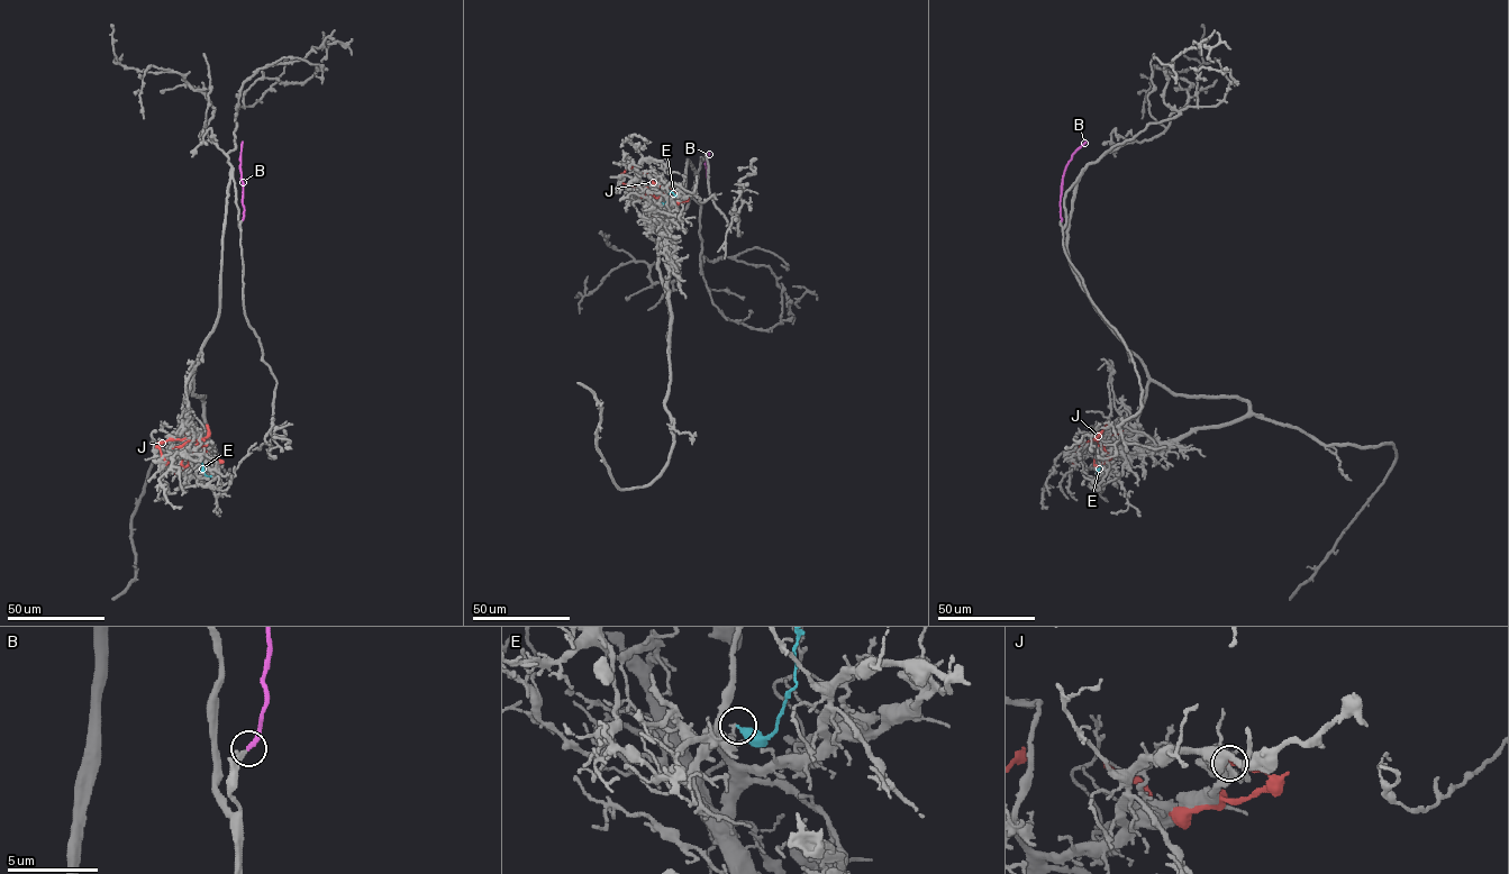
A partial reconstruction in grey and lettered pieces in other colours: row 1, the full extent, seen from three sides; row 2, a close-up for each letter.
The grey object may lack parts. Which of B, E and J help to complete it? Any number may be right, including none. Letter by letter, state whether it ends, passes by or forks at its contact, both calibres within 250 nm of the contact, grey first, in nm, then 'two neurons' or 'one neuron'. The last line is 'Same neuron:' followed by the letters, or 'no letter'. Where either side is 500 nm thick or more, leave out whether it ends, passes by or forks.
B: it ends there; 260 nm thick on the grey side, 240 nm on the other; one neuron
E: it ends there; 180 nm thick on the grey side, 400 nm on the other; two neurons
J: it ends there; 440 nm thick on the grey side, 240 nm on the other; two neurons
Same neuron: B

